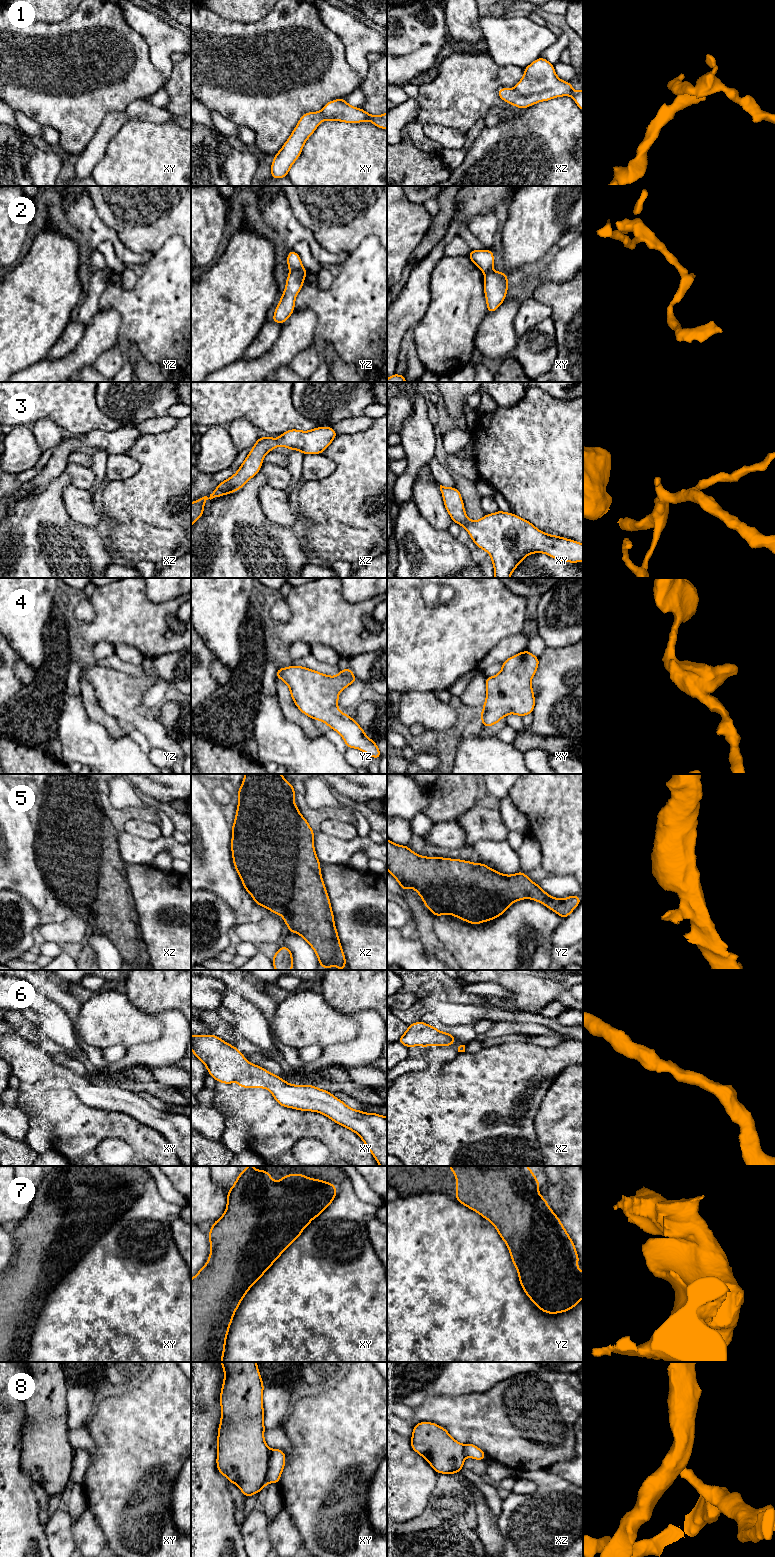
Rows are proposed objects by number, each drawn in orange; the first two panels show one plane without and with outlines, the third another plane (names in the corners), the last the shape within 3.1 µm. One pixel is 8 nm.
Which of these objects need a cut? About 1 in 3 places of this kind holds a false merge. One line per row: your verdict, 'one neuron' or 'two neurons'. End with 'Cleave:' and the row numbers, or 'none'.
1: one neuron
2: two neurons
3: one neuron
4: one neuron
5: one neuron
6: one neuron
7: one neuron
8: two neurons
Cleave: 2, 8

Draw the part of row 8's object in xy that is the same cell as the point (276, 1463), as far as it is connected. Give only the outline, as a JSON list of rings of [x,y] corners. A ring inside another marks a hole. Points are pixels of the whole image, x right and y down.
[[[270,1449],[267,1467],[267,1483],[279,1483],[285,1466],[286,1454],[280,1449]]]

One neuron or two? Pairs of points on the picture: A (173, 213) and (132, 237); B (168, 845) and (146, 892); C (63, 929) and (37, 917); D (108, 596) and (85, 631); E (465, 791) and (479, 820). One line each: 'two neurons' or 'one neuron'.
A: one neuron
B: two neurons
C: two neurons
D: one neuron
E: two neurons

